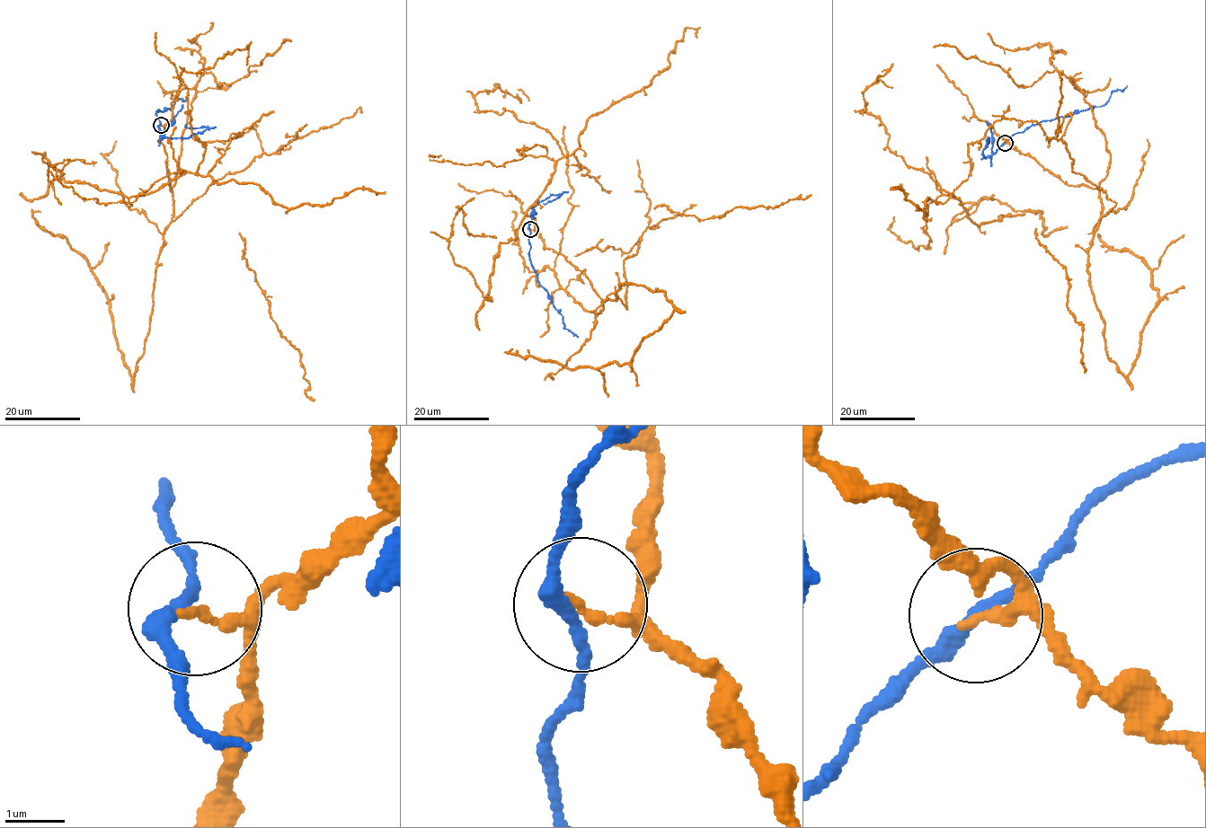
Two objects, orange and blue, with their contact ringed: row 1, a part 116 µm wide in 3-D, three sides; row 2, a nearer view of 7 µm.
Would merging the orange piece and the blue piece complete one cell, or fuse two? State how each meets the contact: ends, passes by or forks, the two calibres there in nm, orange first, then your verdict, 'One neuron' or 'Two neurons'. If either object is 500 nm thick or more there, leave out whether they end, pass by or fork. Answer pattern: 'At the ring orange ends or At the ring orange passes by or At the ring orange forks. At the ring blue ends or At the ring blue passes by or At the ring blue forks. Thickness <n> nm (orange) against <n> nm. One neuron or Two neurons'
At the ring orange ends. At the ring blue passes by. Thickness 180 nm (orange) against 240 nm. Two neurons

